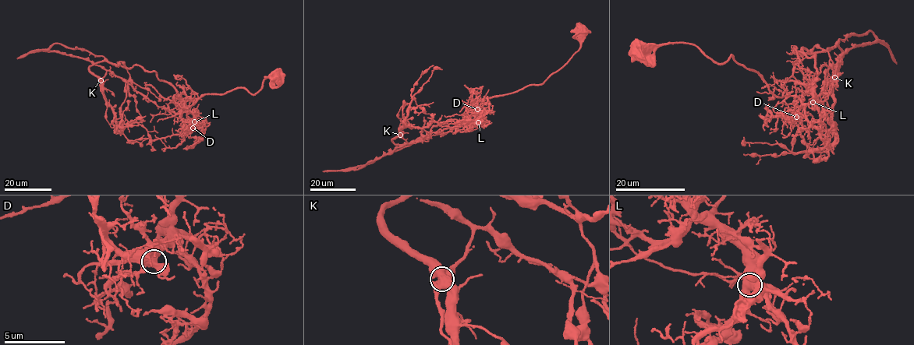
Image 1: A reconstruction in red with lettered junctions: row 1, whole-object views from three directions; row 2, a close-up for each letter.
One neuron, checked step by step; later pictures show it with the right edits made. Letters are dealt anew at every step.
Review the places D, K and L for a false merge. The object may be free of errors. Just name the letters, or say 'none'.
K

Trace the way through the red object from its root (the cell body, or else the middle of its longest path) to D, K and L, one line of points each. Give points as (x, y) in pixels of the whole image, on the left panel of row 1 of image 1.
D: (277, 75), (265, 79), (253, 94), (242, 88), (203, 94), (185, 108), (174, 95), (196, 121), (193, 128)
K: (277, 75), (253, 94), (203, 94), (185, 108), (175, 95), (184, 105), (174, 113), (109, 71), (100, 80)
L: (277, 75), (265, 79), (253, 94), (242, 88), (203, 94), (185, 108), (174, 100), (174, 95), (194, 121)

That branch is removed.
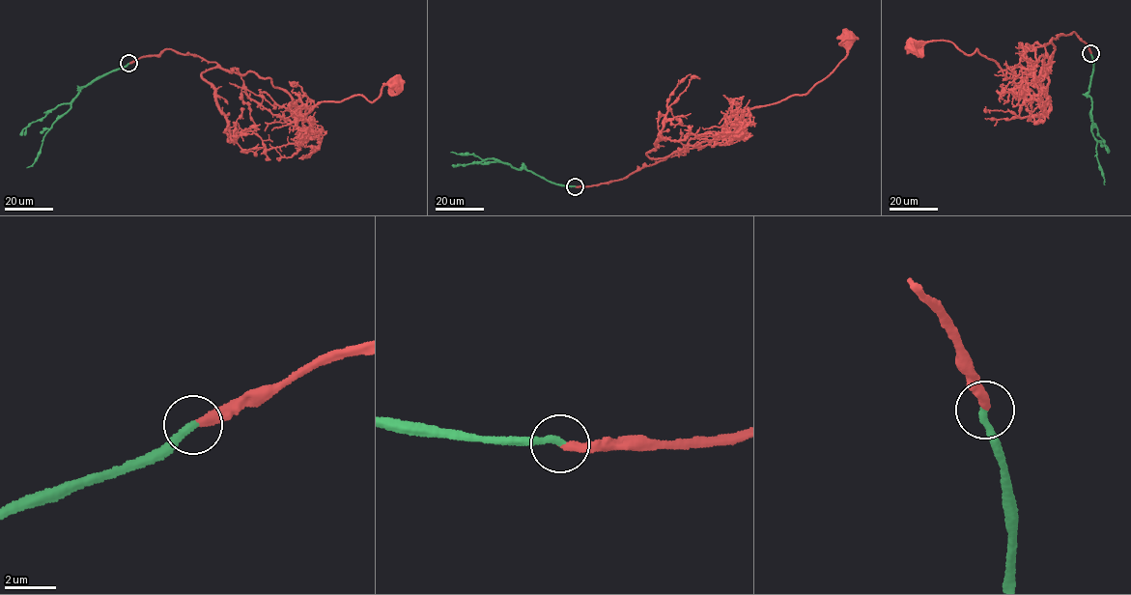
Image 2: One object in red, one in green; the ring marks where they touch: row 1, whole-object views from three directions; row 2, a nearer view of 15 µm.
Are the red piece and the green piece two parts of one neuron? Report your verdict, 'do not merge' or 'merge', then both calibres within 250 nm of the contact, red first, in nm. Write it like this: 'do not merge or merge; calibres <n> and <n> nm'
merge; calibres 320 and 300 nm

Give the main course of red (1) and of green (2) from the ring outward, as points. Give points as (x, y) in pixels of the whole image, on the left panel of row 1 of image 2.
1: (128, 64), (172, 48), (254, 71), (289, 95), (301, 116), (323, 101), (372, 102), (395, 82)
2: (128, 64), (96, 78), (82, 88), (70, 107), (45, 134), (37, 158), (26, 167)

